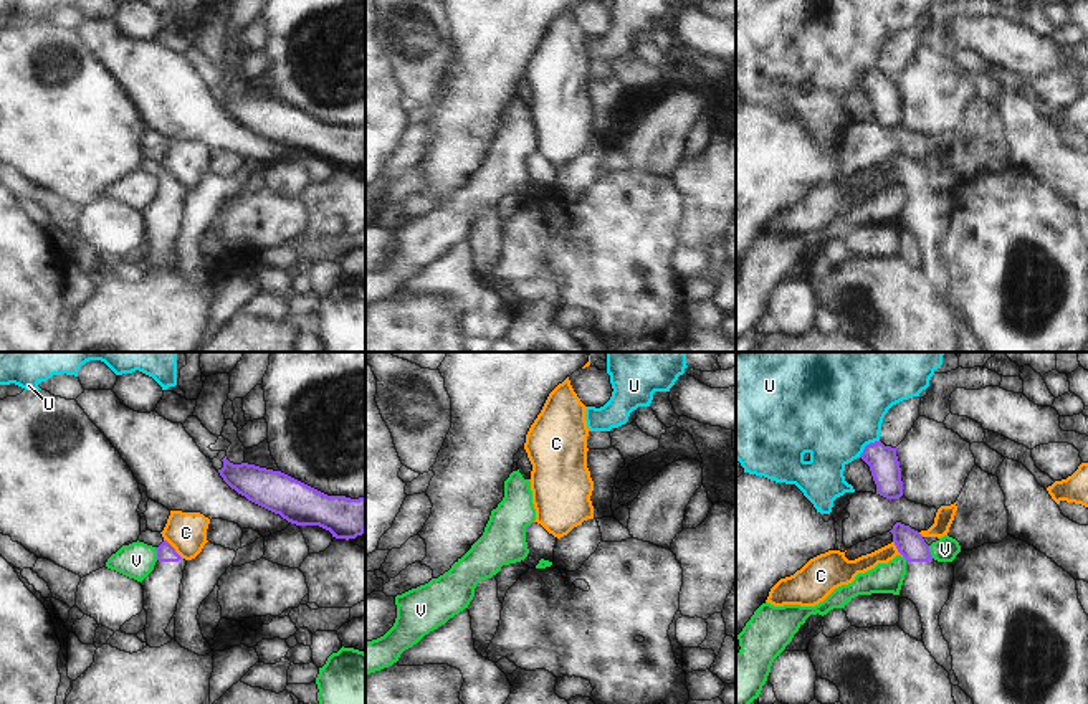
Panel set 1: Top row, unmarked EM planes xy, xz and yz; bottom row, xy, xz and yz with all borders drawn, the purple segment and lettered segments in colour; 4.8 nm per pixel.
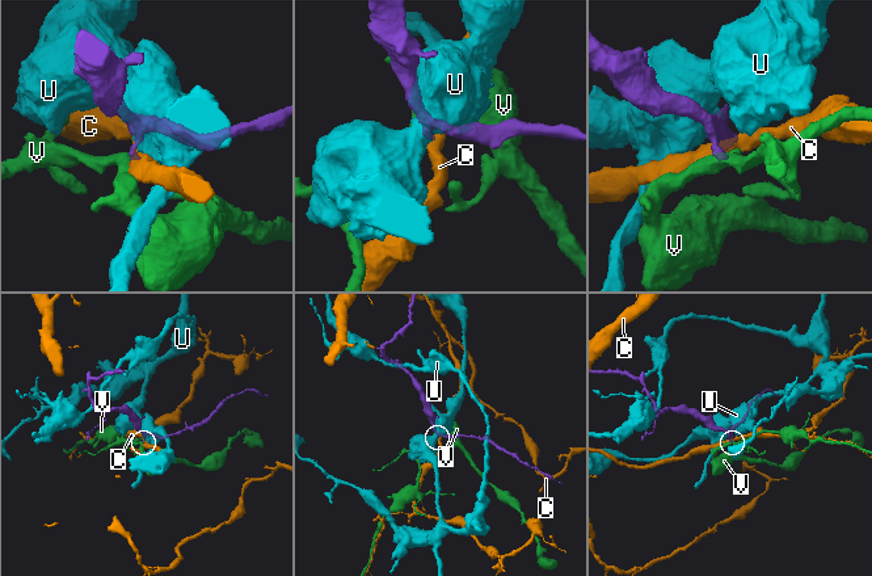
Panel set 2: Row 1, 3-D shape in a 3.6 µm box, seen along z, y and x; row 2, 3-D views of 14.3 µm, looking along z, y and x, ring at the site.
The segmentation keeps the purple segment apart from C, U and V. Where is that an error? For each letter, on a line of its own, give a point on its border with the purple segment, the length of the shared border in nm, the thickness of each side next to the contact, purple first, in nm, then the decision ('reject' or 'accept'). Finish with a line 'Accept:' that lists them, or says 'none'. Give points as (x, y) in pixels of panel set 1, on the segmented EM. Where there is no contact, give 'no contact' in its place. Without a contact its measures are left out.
C: xy (174, 549) | 130 nm | 90/190 nm | reject
U: yz (867, 445) | 130 nm | 150/500 nm | reject
V: xy (157, 554) | 70 nm | 90/180 nm | reject
Accept: none

